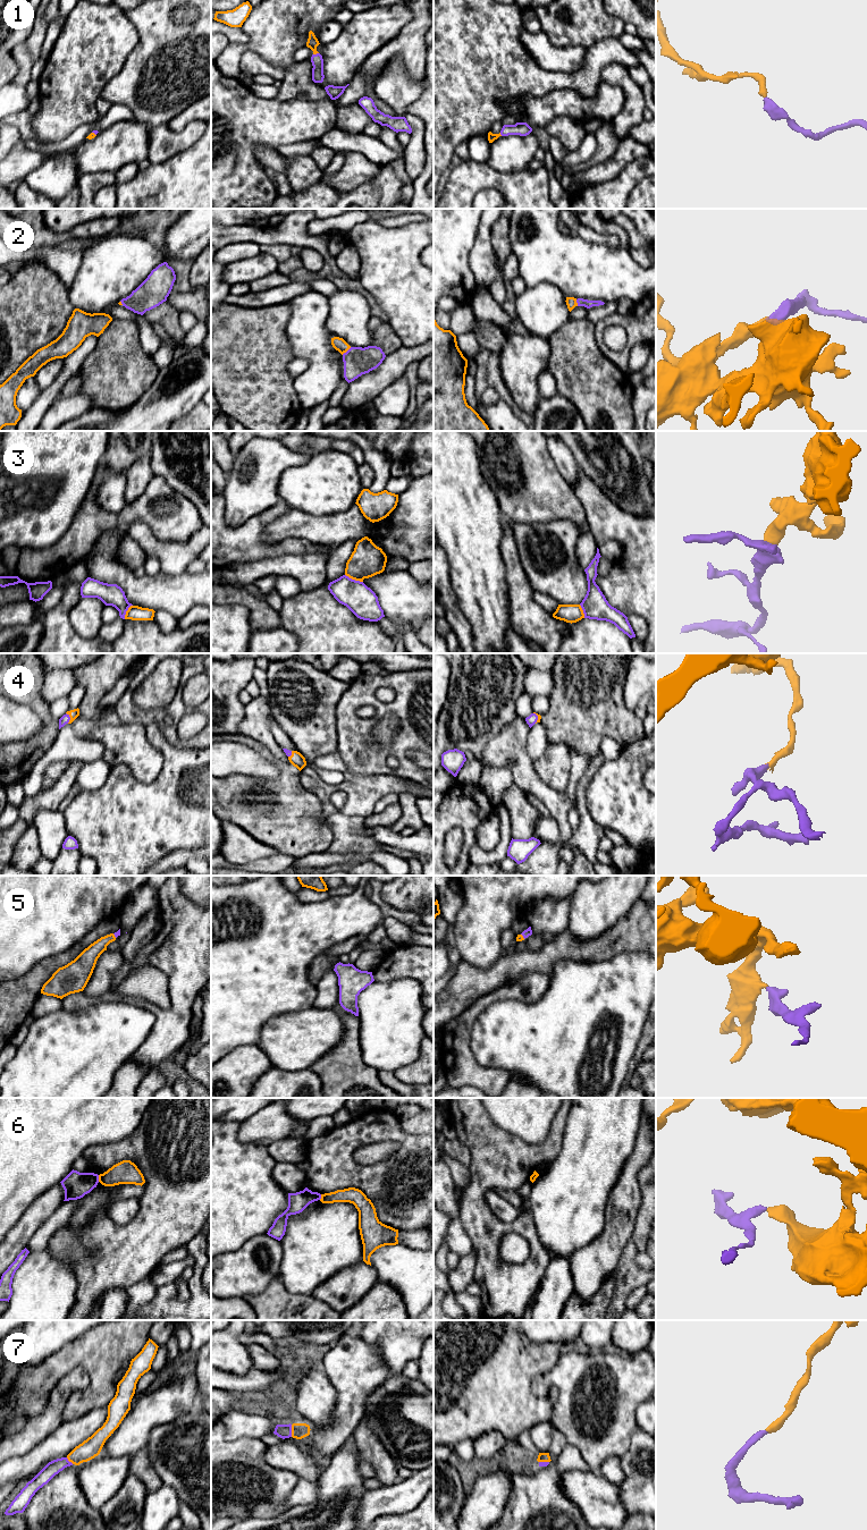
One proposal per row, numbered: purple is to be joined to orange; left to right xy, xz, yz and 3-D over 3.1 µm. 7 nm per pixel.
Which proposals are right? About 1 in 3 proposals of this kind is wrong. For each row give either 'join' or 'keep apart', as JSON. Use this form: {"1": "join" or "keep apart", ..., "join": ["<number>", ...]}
{"1": "join", "2": "join", "3": "keep apart", "4": "join", "5": "join", "6": "keep apart", "7": "join", "join": ["1", "2", "4", "5", "7"]}

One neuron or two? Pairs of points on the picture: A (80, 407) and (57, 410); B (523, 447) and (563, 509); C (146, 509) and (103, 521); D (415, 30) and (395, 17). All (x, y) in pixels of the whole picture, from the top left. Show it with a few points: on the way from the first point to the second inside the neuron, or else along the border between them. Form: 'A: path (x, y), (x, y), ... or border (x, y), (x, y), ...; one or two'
A: path (74, 407), (62, 410); one
B: path (524, 463), (525, 472), (547, 493); one
C: border (116, 515), (118, 523); two
D: border (412, 11), (412, 18), (401, 32), (387, 41); two

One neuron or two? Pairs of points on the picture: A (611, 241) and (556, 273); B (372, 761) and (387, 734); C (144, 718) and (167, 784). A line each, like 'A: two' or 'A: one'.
A: two
B: two
C: two

